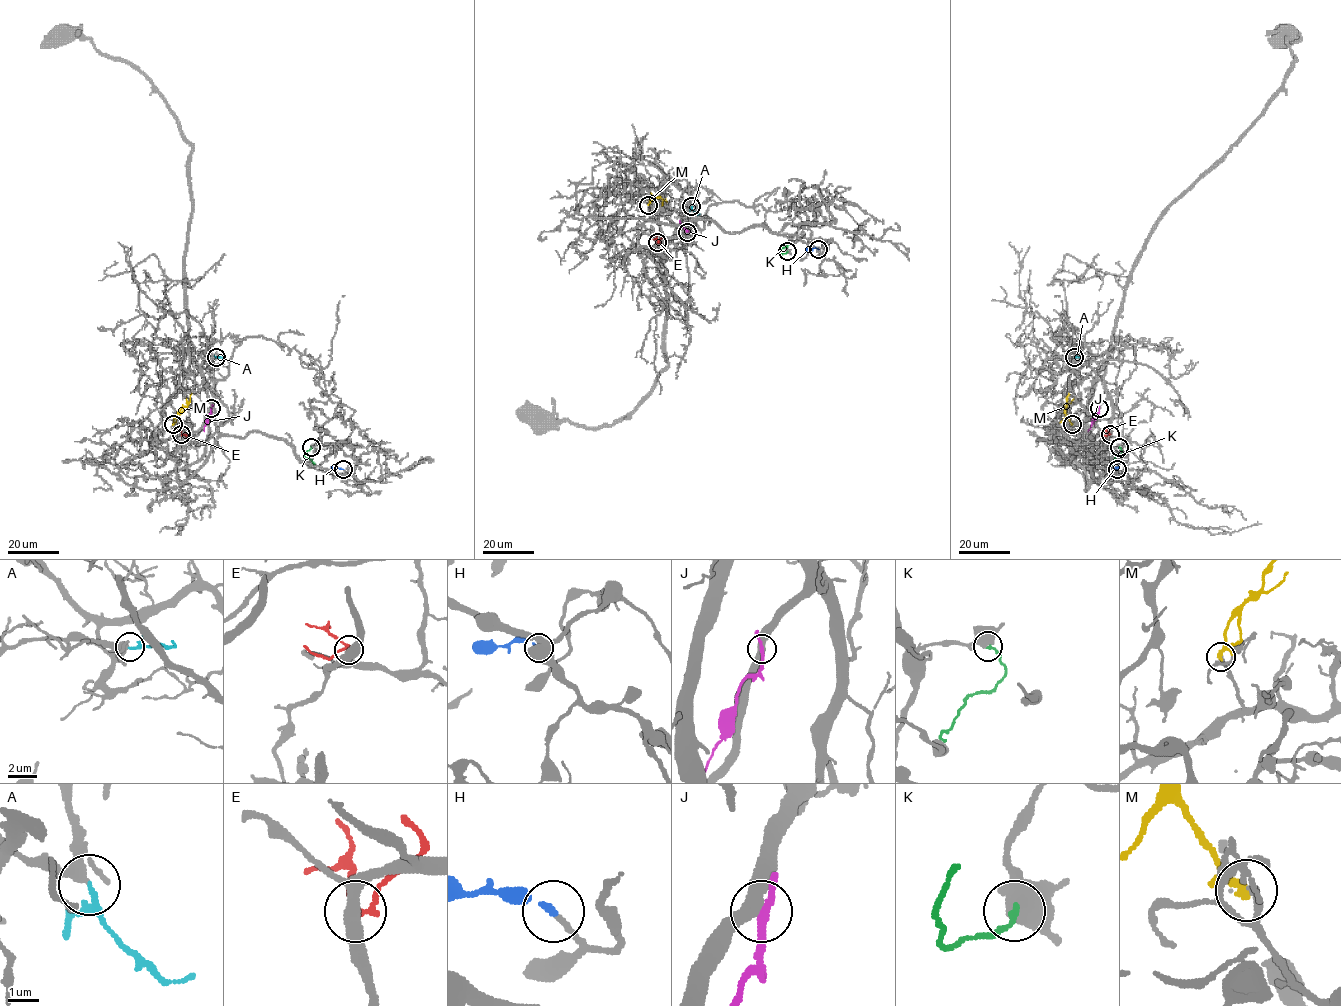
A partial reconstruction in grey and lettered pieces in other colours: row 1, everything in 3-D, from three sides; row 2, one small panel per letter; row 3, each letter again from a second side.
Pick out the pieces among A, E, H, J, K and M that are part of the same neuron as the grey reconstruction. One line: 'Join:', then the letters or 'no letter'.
Join: A, E, H

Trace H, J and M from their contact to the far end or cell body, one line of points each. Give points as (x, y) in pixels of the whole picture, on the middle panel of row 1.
H: (818, 250), (806, 250)
J: (687, 232), (679, 220)
M: (648, 205), (655, 198), (667, 201)

